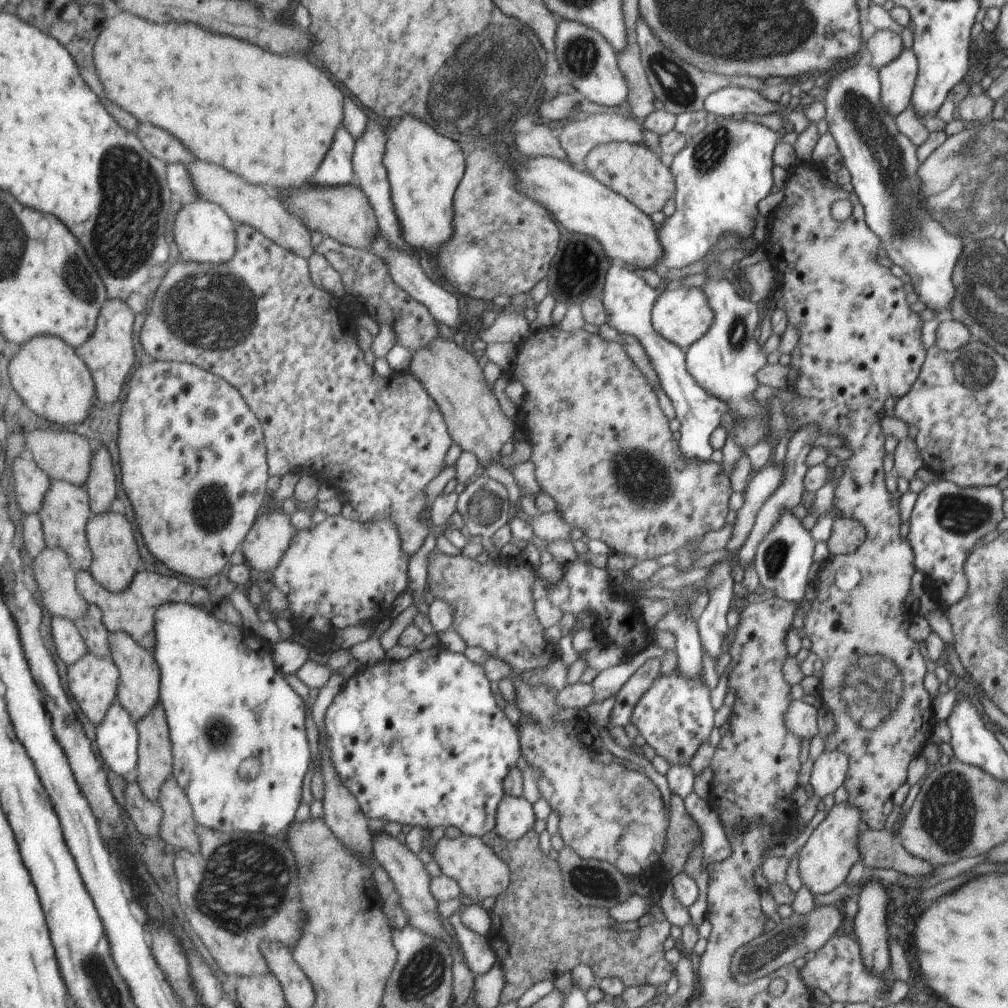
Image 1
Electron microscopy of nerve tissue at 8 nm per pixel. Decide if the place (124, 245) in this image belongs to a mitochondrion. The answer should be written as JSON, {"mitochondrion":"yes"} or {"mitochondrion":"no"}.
{"mitochondrion":"yes"}

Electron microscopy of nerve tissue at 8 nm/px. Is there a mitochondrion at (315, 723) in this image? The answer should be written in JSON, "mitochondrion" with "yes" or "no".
{"mitochondrion":"no"}

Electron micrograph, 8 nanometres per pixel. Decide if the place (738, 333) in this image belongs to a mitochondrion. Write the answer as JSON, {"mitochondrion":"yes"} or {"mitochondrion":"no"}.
{"mitochondrion":"yes"}

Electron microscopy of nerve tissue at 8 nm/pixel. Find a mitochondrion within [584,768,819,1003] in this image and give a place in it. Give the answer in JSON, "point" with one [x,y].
{"point":[753,959]}

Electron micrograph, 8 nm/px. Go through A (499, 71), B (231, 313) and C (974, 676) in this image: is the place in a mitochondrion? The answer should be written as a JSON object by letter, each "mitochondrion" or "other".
{"A":"mitochondrion","B":"mitochondrion","C":"other"}

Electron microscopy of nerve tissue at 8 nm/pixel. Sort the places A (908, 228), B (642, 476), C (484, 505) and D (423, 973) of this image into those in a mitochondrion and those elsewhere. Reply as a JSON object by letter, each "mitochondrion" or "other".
{"A":"mitochondrion","B":"mitochondrion","C":"mitochondrion","D":"mitochondrion"}

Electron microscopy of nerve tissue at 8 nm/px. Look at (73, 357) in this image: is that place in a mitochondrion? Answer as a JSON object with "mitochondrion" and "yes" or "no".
{"mitochondrion":"no"}

